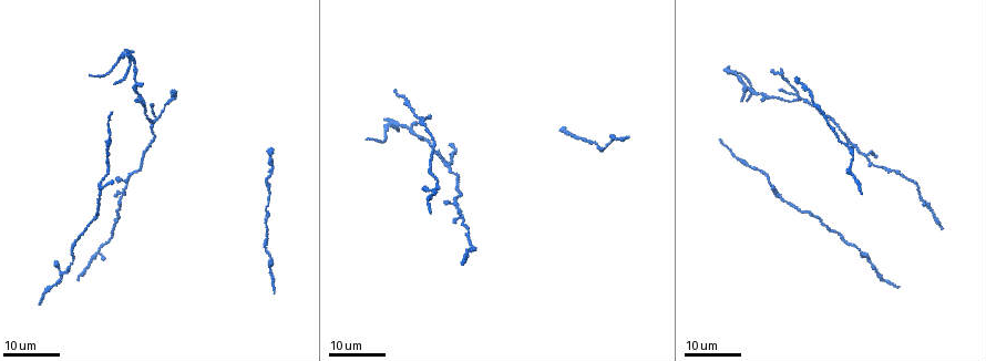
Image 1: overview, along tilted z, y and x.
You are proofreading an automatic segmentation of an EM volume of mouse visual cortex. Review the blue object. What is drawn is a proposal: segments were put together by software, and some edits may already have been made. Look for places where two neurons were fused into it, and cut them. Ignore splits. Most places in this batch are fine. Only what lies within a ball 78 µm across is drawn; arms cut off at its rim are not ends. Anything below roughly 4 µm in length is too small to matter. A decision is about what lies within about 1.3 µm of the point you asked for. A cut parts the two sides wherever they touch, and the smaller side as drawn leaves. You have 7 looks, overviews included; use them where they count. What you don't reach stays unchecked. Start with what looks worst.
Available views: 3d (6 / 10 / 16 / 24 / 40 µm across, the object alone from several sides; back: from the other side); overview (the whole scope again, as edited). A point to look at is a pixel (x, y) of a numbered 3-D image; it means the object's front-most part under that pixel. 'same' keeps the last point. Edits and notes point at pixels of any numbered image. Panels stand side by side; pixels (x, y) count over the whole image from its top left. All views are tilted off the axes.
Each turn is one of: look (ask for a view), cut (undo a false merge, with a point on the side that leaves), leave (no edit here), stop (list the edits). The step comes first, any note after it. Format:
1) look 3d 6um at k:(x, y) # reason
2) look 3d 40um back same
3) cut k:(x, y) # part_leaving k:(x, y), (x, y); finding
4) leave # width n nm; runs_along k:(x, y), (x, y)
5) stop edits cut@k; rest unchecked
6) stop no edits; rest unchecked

look 3d 16um at 1:(802, 98) # four arms meet

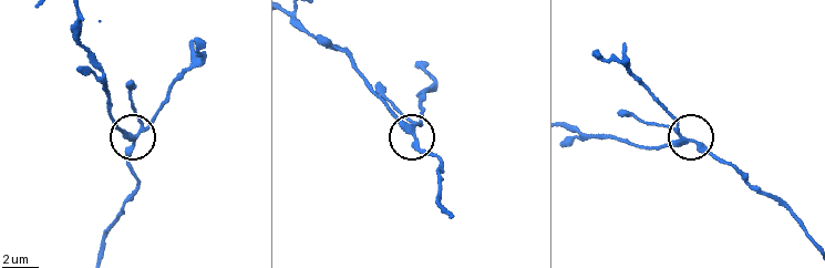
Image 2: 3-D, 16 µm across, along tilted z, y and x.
look 3d 6um at 2:(410, 128)

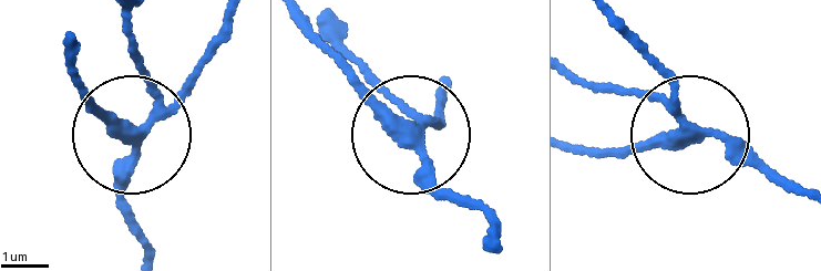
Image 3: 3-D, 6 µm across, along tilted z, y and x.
leave # side_arm 40 um; runs_along 3:(296, 17), (404, 120), (421, 168), (453, 196); continuous, no second neuron

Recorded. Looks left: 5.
look 3d 24um at 1:(466, 253)

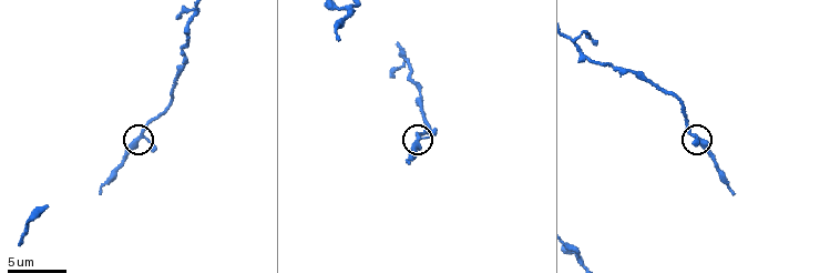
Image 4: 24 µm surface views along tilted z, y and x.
look 3d 10um at 4:(416, 138)

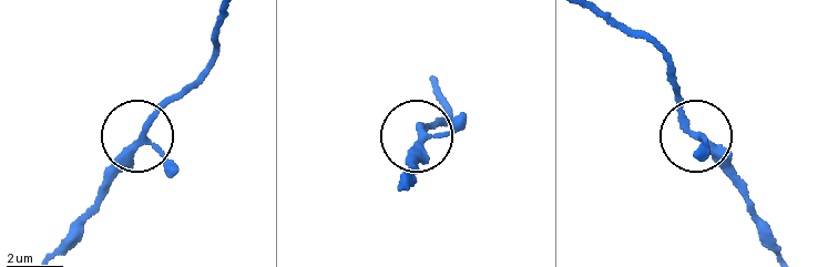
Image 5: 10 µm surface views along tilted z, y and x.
leave # runs_along 5:(225, 19), (203, 71), (140, 140), (99, 211); all the same neuron

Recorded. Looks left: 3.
look 3d 24um at 1:(125, 184) # three-way junction

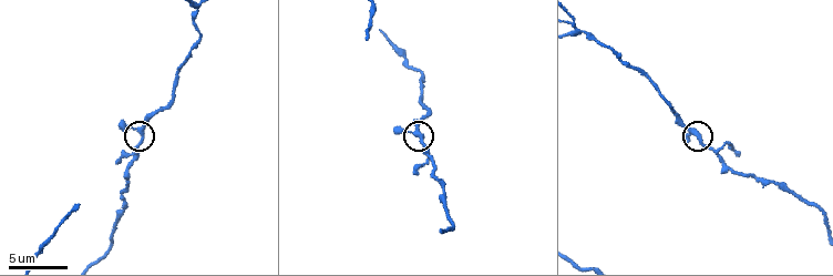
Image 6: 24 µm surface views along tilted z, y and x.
look 3d 6um at 6:(696, 135) # closer look

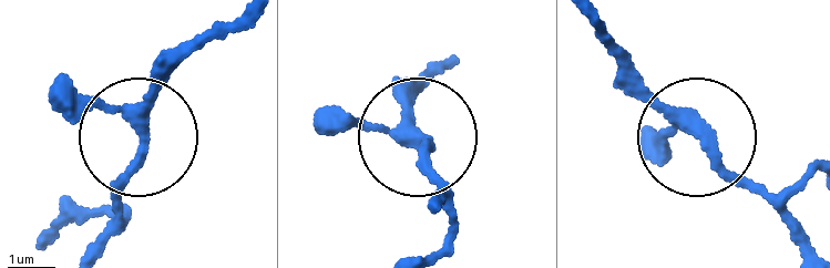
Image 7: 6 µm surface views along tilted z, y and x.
look 3d 6um back at 7:(140, 124) # other side

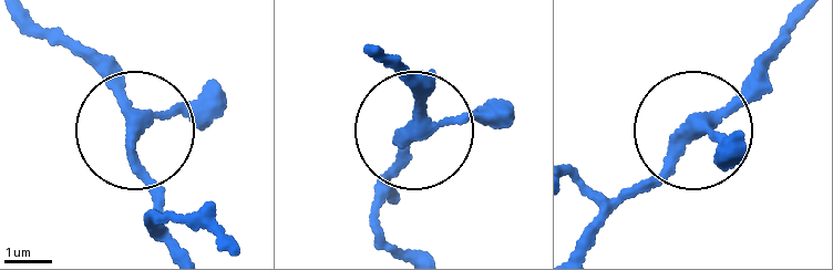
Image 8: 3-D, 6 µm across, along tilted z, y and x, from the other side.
leave # width 230 nm; runs_along 8:(22, 12), (114, 91), (173, 250); one neuron here

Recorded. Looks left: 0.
stop no edits; rest unchecked

